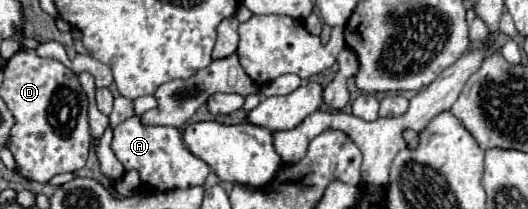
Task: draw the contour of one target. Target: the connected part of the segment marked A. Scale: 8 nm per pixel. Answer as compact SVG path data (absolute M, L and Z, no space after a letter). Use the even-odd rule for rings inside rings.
M139 115L125 119L113 129L111 149L125 167L125 171L139 173L141 185L161 185L161 191L179 189L179 185L183 185L183 189L201 187L205 185L211 171L205 161L197 159L191 151L187 151L187 147L181 141L179 129L163 125L143 125Z

